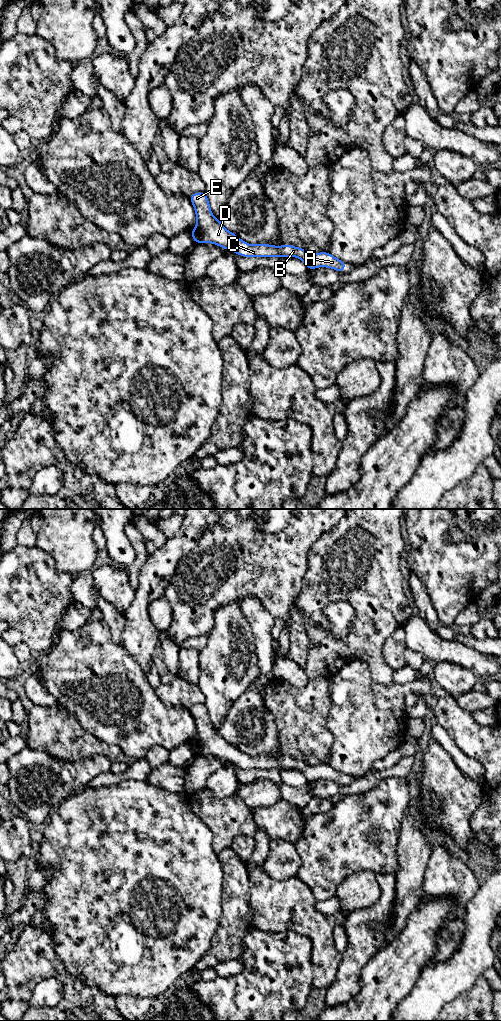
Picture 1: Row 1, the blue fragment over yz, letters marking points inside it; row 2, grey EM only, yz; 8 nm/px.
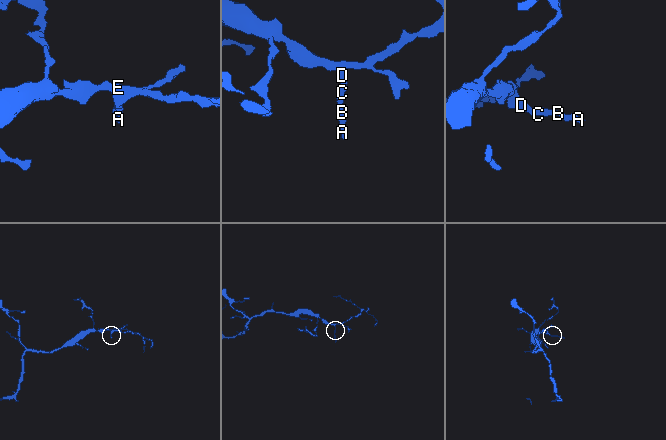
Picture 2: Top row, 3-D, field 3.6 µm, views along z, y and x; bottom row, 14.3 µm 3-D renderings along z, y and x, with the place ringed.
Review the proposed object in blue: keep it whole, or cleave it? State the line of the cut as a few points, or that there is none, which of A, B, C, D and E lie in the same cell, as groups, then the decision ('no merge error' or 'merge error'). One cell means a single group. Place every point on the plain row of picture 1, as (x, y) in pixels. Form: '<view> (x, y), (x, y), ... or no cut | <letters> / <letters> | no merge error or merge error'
no cut | A B C D E | no merge error

